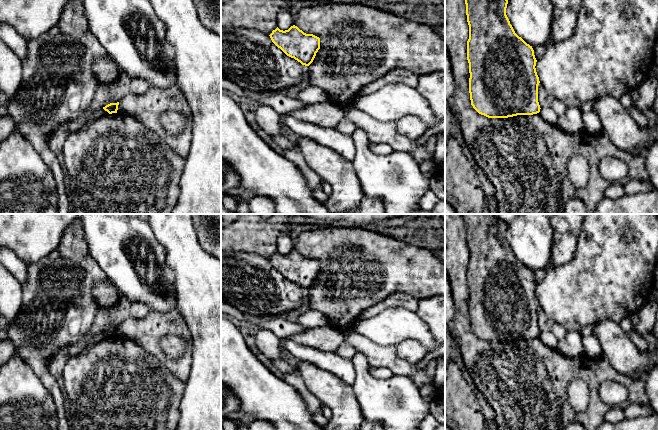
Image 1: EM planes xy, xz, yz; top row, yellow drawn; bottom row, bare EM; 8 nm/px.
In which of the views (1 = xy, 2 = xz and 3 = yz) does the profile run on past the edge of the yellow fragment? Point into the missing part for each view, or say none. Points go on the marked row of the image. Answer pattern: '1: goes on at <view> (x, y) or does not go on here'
1: does not go on here
2: does not go on here
3: does not go on here

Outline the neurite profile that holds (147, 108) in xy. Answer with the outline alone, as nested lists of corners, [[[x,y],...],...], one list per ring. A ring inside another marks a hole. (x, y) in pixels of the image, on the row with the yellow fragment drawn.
[[[177,85],[169,88],[149,88],[142,95],[134,95],[129,93],[119,101],[117,113],[129,115],[139,120],[144,126],[154,131],[160,139],[164,139],[165,143],[170,146],[176,154],[186,158],[191,146],[191,127],[192,127],[192,112],[185,100],[185,96]],[[167,111],[180,111],[186,115],[186,128],[178,136],[164,136],[163,128],[160,124],[160,116]]]

